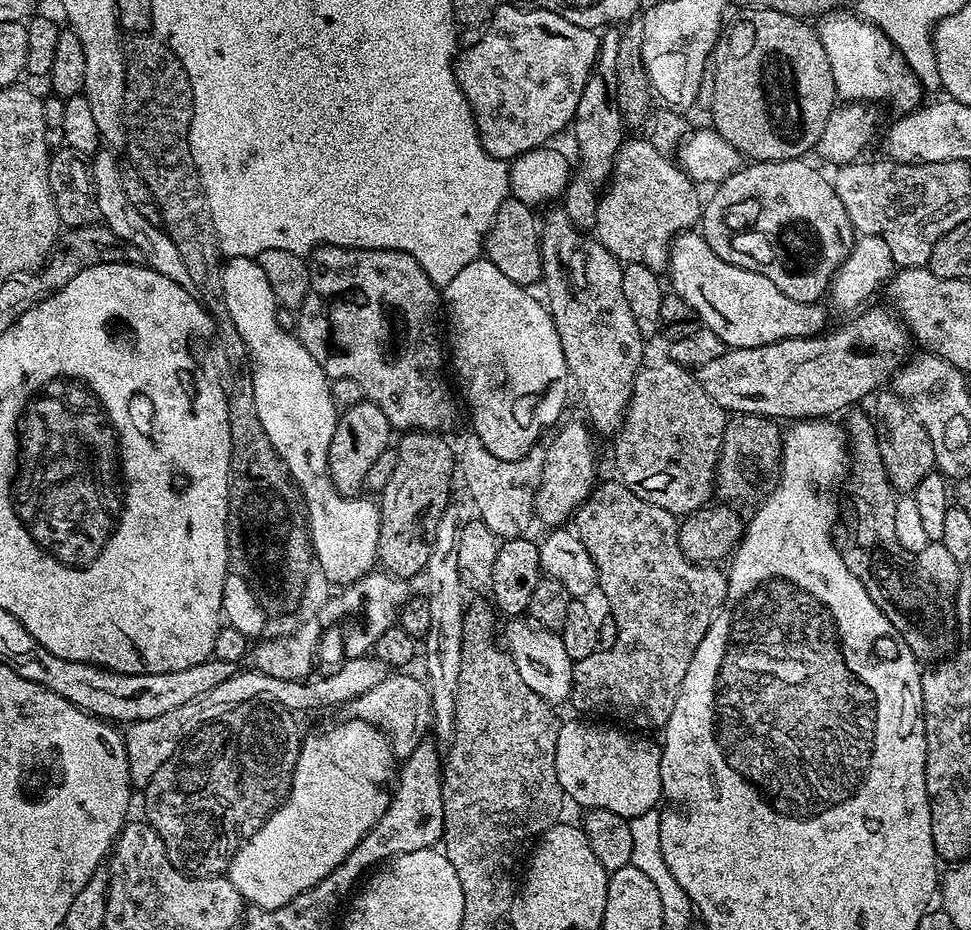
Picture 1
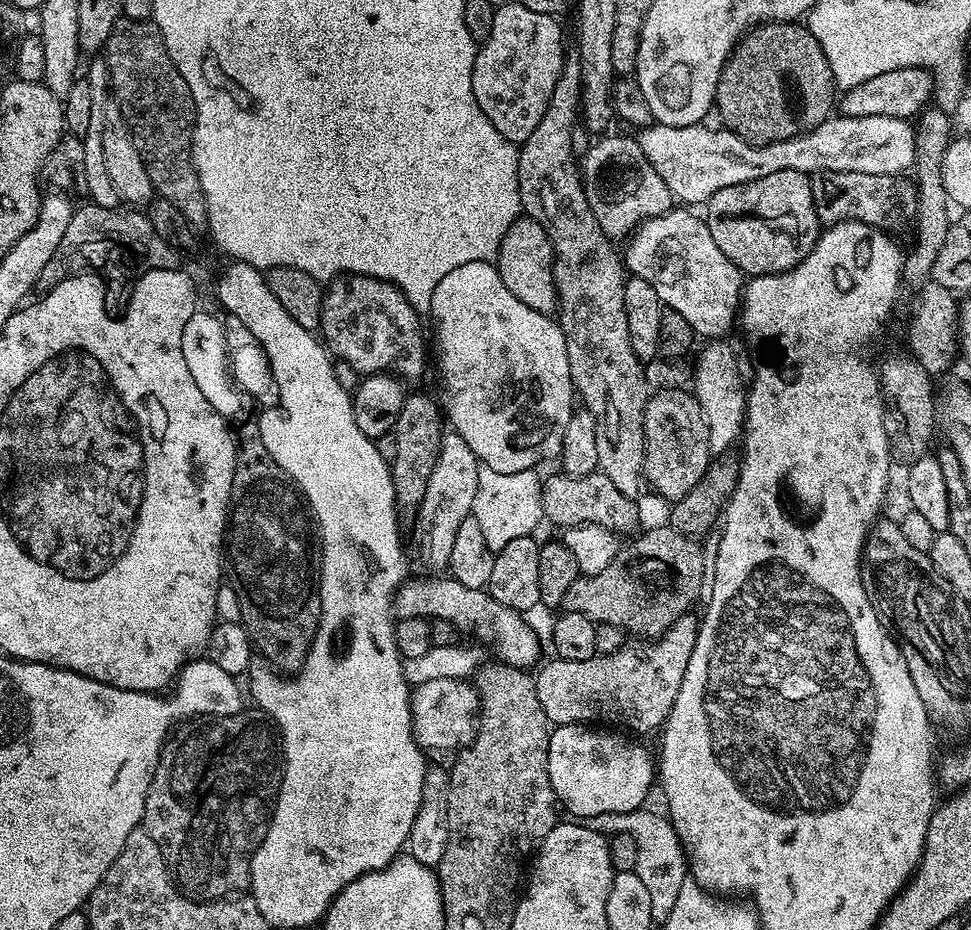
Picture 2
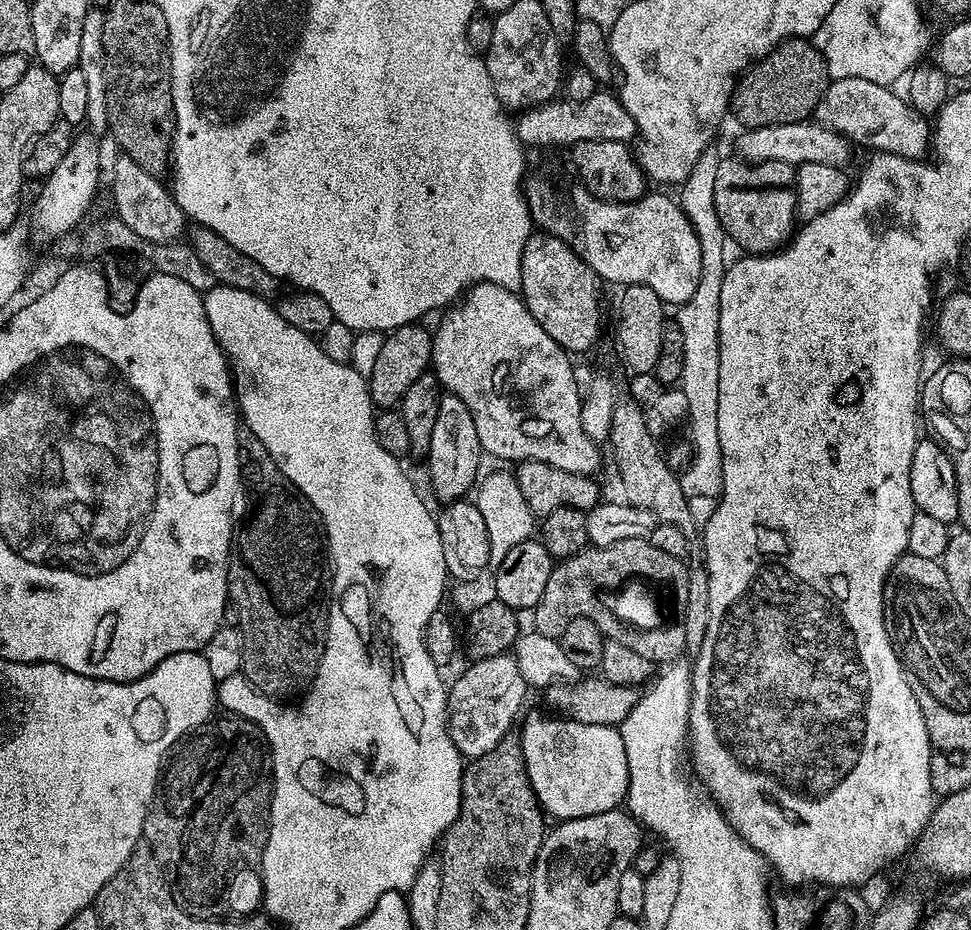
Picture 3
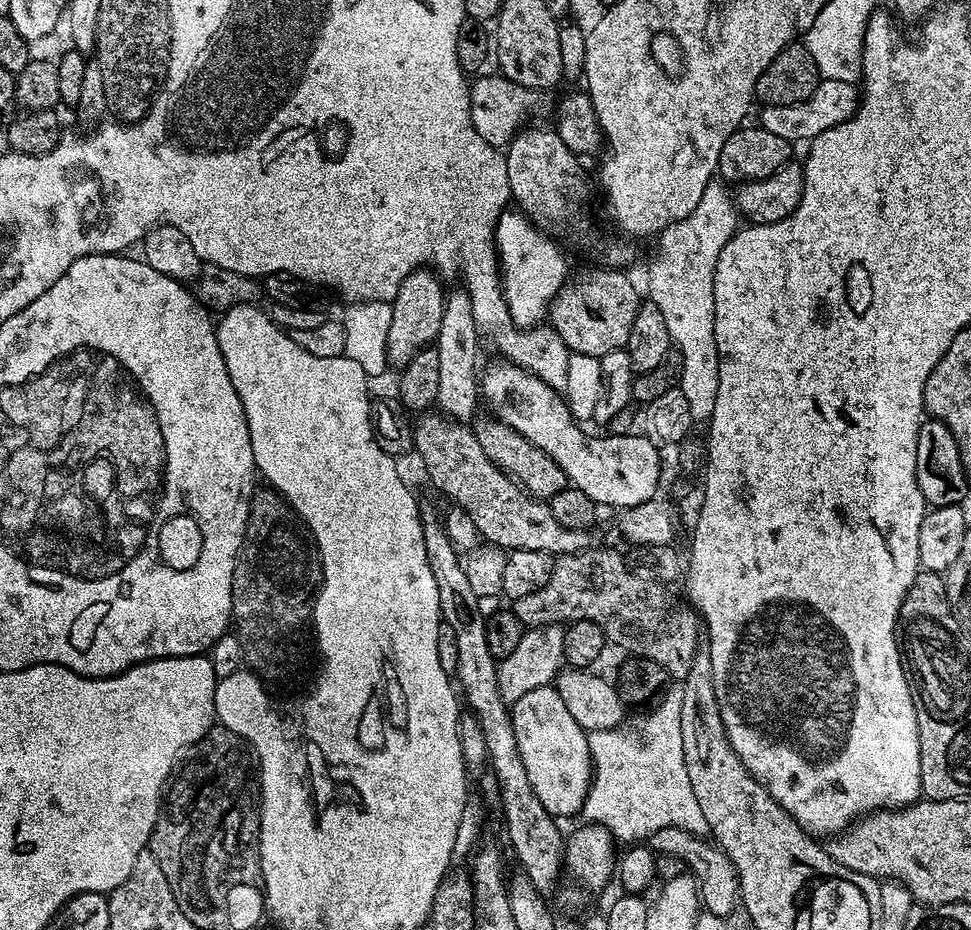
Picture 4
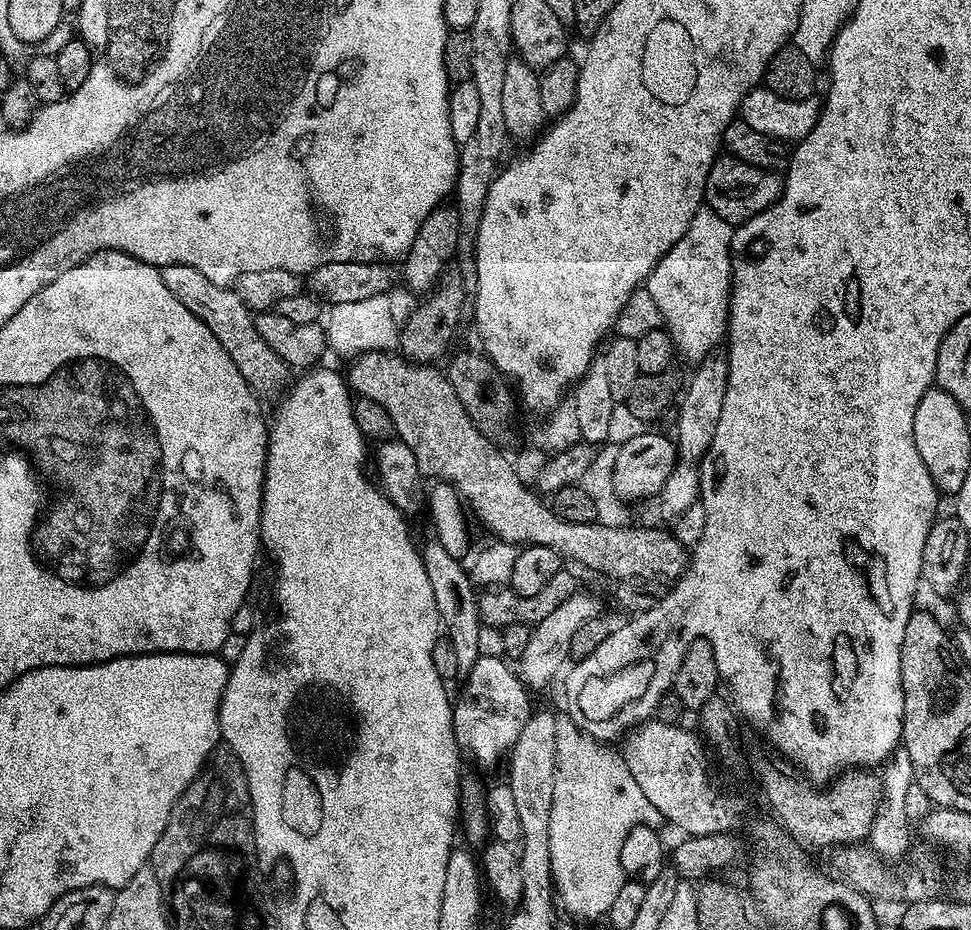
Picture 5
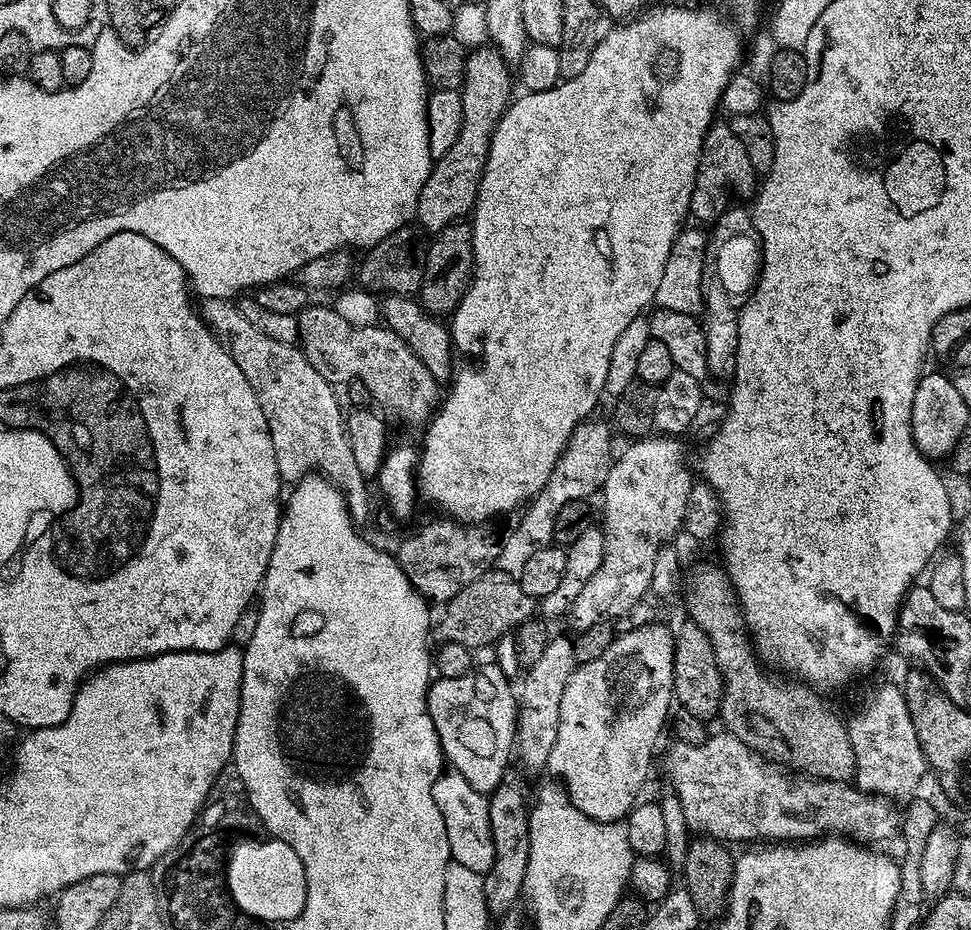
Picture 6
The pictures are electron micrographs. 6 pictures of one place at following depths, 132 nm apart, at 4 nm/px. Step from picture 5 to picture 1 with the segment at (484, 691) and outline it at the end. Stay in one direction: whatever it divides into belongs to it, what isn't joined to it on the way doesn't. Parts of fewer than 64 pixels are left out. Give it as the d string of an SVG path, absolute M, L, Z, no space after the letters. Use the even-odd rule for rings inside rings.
M576 718L580 720L564 720L561 723L560 729L558 730L558 750L554 754L554 762L556 763L556 769L558 770L558 782L562 786L562 790L564 791L565 797L569 801L572 800L576 804L581 804L581 809L591 810L593 808L605 808L606 810L610 810L614 814L618 814L619 816L627 816L629 818L633 816L637 816L638 814L646 814L646 810L650 810L651 808L656 808L657 805L661 803L662 793L664 787L662 786L662 762L660 761L660 750L661 745L659 743L656 744L652 740L643 740L643 735L633 734L631 731L625 730L623 727L620 728L603 728L600 724L587 724L587 719L584 718Z

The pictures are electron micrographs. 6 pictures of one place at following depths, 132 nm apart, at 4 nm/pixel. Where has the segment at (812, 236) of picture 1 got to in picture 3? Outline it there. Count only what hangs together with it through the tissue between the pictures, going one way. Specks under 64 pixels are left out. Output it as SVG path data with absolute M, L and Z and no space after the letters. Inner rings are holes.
M743 158L735 159L722 160L714 185L714 206L727 232L727 239L737 240L748 254L775 252L788 243L798 220L796 193L792 189L796 168L774 160L749 162Z

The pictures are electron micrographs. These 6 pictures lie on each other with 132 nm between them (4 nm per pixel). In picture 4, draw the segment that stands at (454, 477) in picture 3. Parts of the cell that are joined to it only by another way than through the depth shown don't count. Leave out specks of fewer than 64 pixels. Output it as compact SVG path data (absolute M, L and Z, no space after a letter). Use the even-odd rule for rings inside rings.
M459 291L447 293L442 314L442 326L438 338L434 341L434 346L438 350L438 398L436 404L439 411L449 420L468 422L477 415L476 403L480 404L482 400L478 372L476 374L476 359L480 356L482 337L474 324L475 307L470 302L467 291Z

